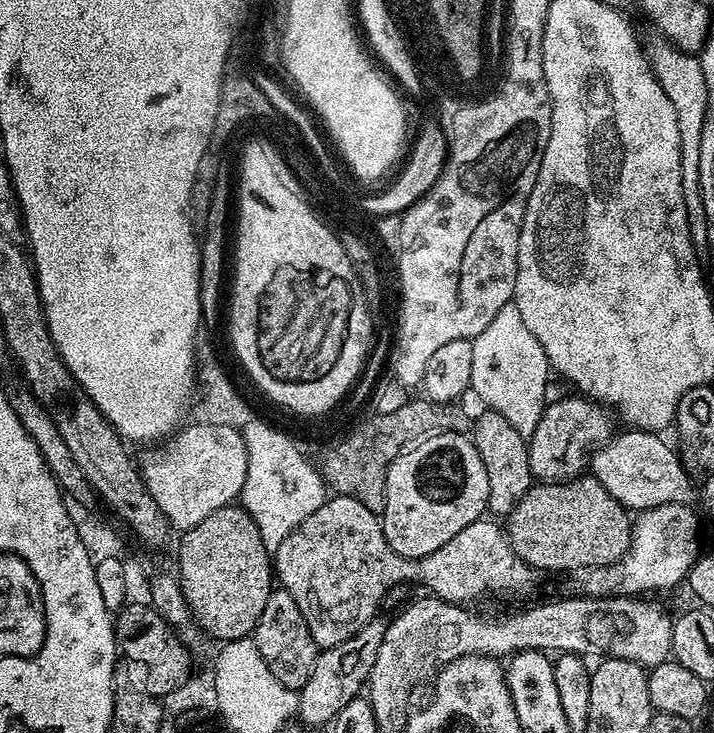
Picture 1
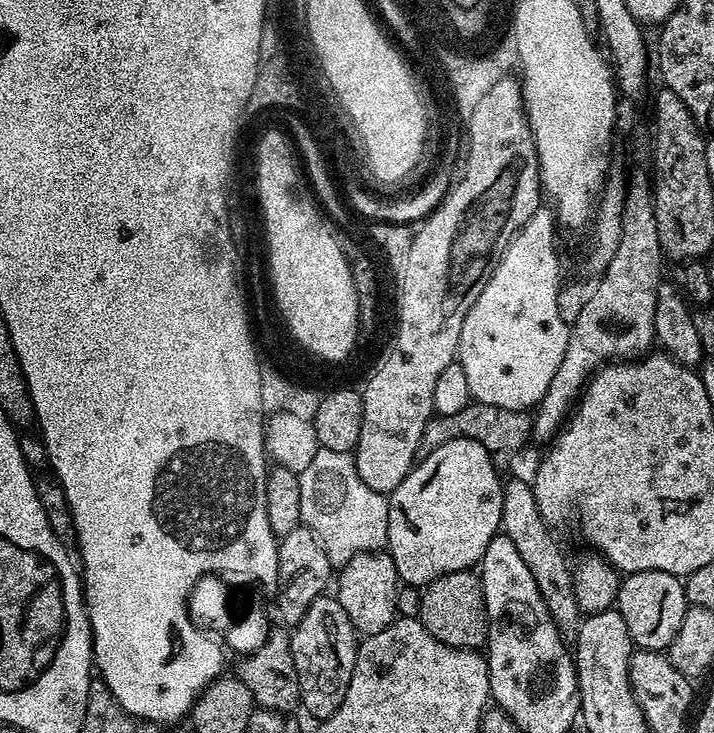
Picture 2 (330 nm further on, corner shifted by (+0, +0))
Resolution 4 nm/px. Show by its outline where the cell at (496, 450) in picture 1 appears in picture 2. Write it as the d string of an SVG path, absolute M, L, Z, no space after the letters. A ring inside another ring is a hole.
M505 479L503 485L502 518L500 519L502 534L510 538L510 542L514 542L522 562L526 562L534 583L538 585L538 594L542 594L546 602L546 610L550 610L550 618L556 623L556 627L564 634L575 633L582 619L582 613L576 602L576 584L572 581L573 565L570 560L568 564L559 542L551 536L553 533L550 531L550 526L538 510L538 502L534 498L531 483L527 479Z

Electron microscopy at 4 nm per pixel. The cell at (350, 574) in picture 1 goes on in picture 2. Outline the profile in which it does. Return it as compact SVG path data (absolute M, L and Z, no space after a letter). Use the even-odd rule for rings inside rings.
M387 551L359 552L339 569L334 588L335 584L336 601L342 606L342 610L346 610L348 621L357 633L373 636L378 634L378 630L386 630L386 626L397 619L398 577L394 562Z

